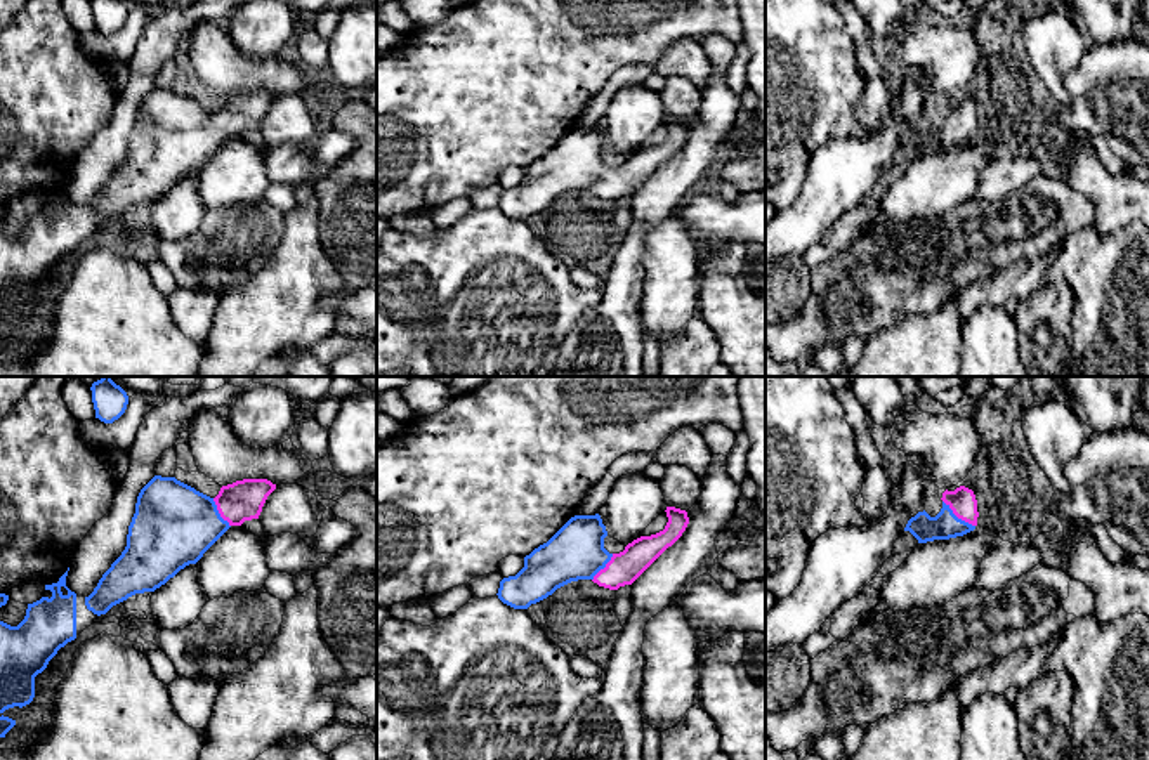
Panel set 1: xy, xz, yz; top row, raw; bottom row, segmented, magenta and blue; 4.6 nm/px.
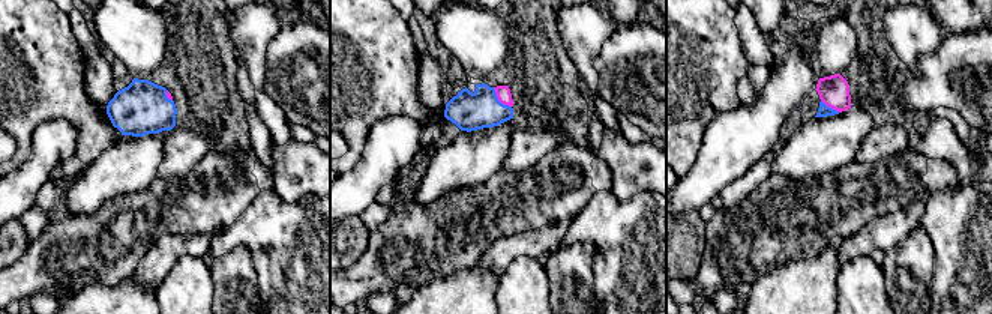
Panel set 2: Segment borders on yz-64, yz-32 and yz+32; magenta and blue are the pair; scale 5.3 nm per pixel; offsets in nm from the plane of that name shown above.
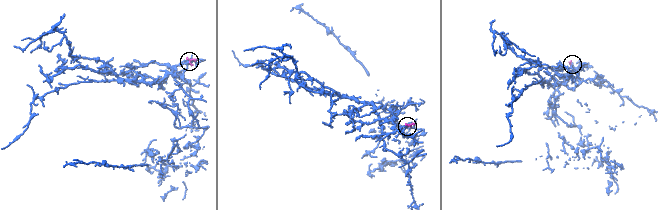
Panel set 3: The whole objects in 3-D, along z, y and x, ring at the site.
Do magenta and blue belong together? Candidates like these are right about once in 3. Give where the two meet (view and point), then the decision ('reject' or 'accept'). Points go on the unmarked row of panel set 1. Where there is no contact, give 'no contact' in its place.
meets magenta in yz at (958, 129); accept

